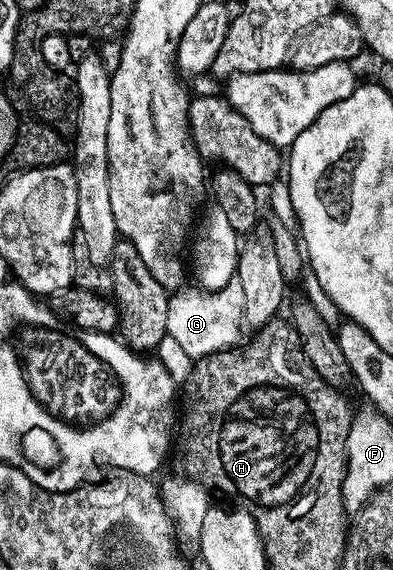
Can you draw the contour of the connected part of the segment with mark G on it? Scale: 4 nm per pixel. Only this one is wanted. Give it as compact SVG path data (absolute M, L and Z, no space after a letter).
M234 278L223 289L215 292L216 297L205 297L209 299L200 299L197 295L177 295L174 294L169 300L167 309L167 329L168 338L177 342L177 347L185 355L190 355L190 360L196 361L202 359L205 355L213 355L217 351L224 351L232 348L237 339L237 329L243 323L243 285Z

